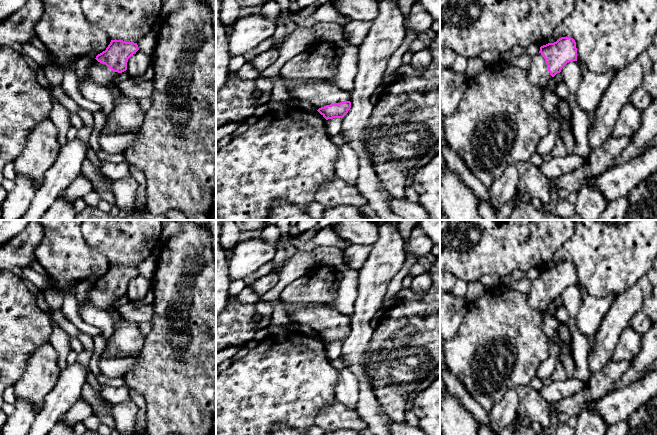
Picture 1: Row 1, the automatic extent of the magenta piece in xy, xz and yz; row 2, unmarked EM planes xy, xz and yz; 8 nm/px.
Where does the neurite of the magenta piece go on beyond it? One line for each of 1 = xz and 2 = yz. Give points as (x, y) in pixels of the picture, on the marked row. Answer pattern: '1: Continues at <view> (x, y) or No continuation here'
1: Continues at xz (318, 92)
2: Continues at yz (538, 75)

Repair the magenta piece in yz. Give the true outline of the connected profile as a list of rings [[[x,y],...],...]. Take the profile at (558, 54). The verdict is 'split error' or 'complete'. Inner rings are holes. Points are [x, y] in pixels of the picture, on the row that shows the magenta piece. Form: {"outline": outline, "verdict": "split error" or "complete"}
{"outline": [[[561,37],[554,43],[541,46],[540,51],[531,56],[530,67],[526,71],[528,81],[534,86],[547,88],[550,79],[573,61],[577,61],[576,42],[571,37]]], "verdict": "split error"}

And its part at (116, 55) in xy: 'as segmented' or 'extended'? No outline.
extended

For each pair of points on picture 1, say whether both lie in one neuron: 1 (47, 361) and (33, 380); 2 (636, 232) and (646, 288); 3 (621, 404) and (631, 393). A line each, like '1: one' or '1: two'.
1: one
2: two
3: one

